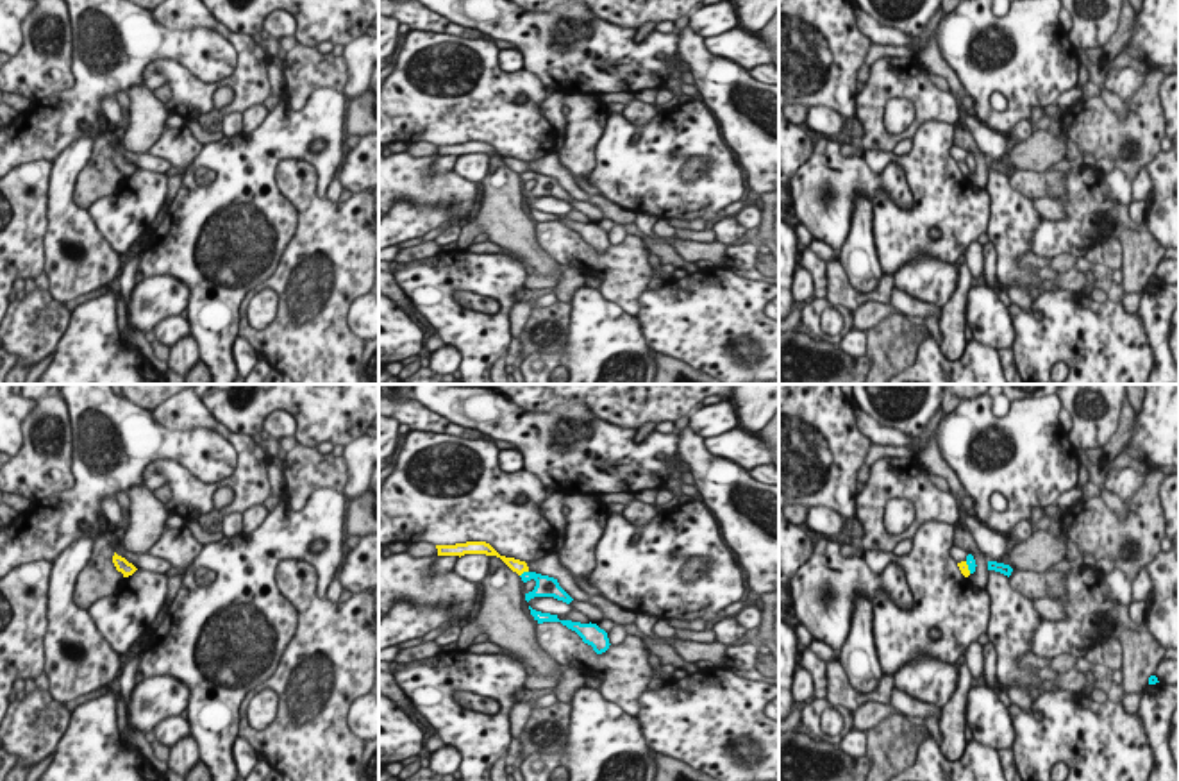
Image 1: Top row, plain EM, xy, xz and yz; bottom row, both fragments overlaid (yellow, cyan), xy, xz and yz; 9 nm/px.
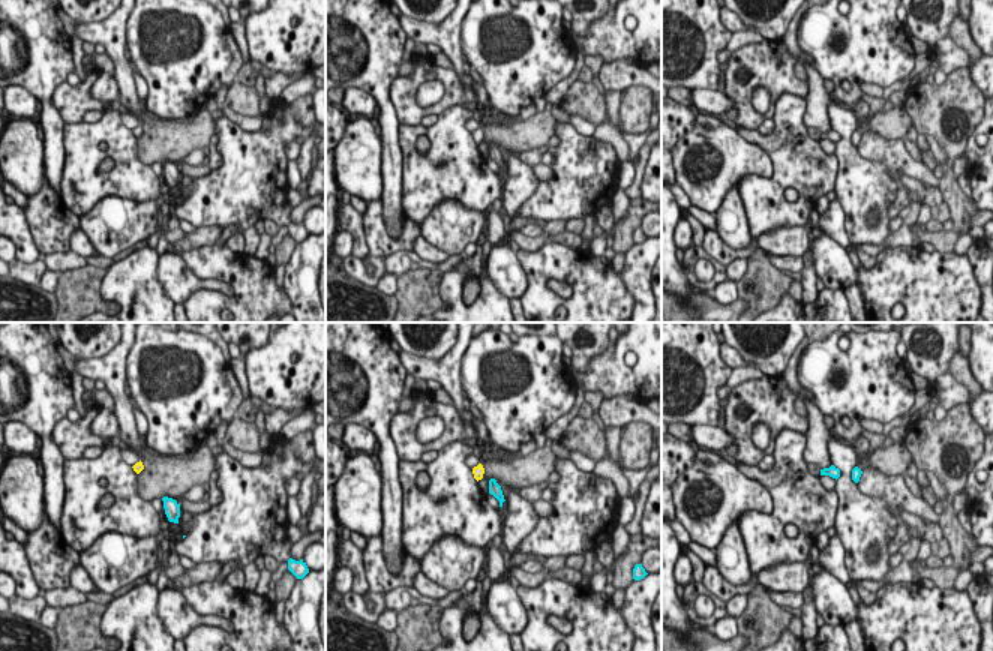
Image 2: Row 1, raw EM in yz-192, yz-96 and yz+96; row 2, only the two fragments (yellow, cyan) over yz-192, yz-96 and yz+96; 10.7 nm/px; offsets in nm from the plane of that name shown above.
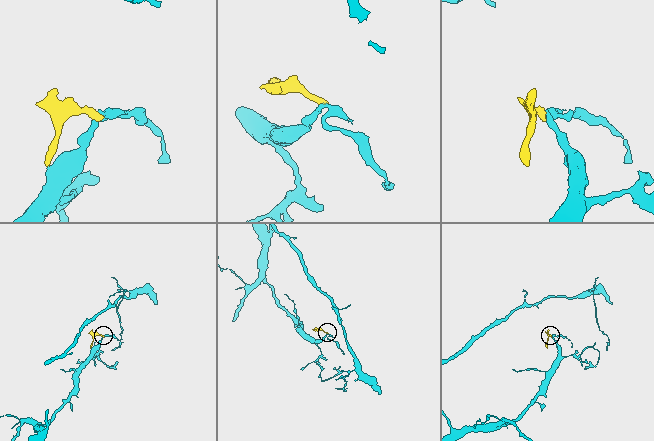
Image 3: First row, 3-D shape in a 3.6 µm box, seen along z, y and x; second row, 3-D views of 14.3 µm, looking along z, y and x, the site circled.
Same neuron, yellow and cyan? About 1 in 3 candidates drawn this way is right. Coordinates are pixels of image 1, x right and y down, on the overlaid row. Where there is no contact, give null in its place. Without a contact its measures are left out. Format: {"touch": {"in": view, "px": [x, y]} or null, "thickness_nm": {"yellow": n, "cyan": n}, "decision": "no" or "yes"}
{"touch": {"in": "xz", "px": [524, 571]}, "thickness_nm": {"yellow": 120, "cyan": 190}, "decision": "no"}

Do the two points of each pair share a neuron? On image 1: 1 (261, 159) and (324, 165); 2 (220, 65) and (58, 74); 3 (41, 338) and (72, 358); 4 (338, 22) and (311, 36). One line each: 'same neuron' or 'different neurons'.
1: same neuron
2: different neurons
3: different neurons
4: same neuron

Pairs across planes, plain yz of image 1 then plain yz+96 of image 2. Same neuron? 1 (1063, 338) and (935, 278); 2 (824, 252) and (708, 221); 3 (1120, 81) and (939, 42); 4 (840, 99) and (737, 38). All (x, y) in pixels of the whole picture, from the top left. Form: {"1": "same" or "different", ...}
{"1": "same", "2": "same", "3": "same", "4": "different"}

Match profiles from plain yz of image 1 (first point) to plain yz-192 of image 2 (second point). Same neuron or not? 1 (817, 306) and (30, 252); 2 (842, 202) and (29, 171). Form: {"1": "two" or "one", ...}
{"1": "two", "2": "one"}

